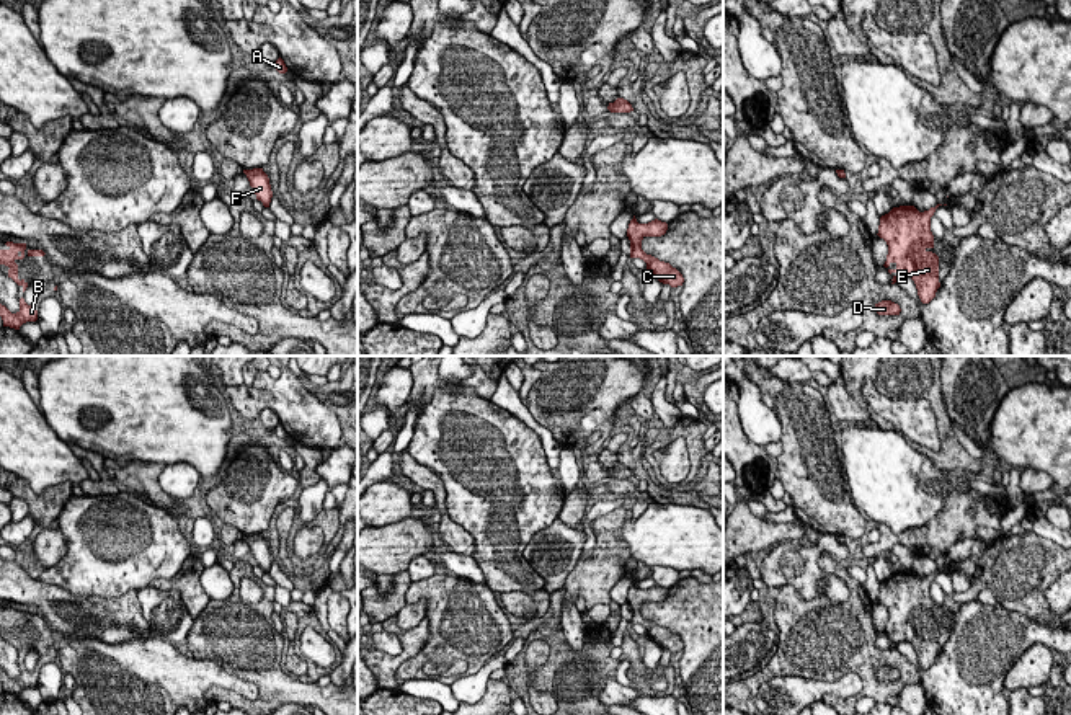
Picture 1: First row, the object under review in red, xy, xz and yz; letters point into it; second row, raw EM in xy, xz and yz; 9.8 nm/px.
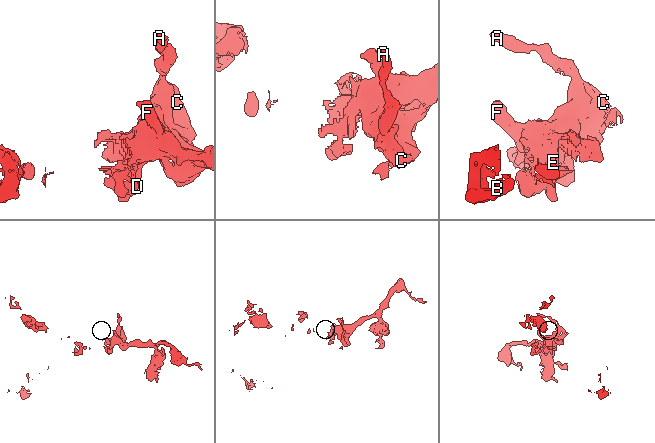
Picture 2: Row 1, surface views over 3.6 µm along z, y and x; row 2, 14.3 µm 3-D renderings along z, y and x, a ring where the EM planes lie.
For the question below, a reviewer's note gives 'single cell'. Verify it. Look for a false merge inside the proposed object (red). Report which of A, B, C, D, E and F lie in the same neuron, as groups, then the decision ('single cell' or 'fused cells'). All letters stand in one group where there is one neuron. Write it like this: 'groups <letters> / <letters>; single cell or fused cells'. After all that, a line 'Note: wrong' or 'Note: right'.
groups A B C D E F; single cell
Note: right

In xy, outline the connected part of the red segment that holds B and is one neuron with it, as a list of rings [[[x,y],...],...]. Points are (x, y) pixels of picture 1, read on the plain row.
[[[21,663],[20,676],[16,679],[11,679],[5,671],[0,669],[0,682],[3,686],[3,692],[20,695],[23,689],[38,686],[38,676],[34,671],[28,671]]]

